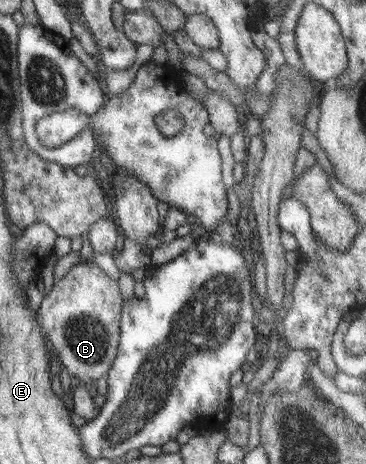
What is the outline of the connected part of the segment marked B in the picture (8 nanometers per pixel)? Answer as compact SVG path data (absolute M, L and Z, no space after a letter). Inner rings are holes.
M81 261L72 266L66 276L54 280L53 284L50 292L43 297L35 317L75 384L90 387L94 379L100 379L110 371L117 354L118 325L124 303L119 281L98 265Z

